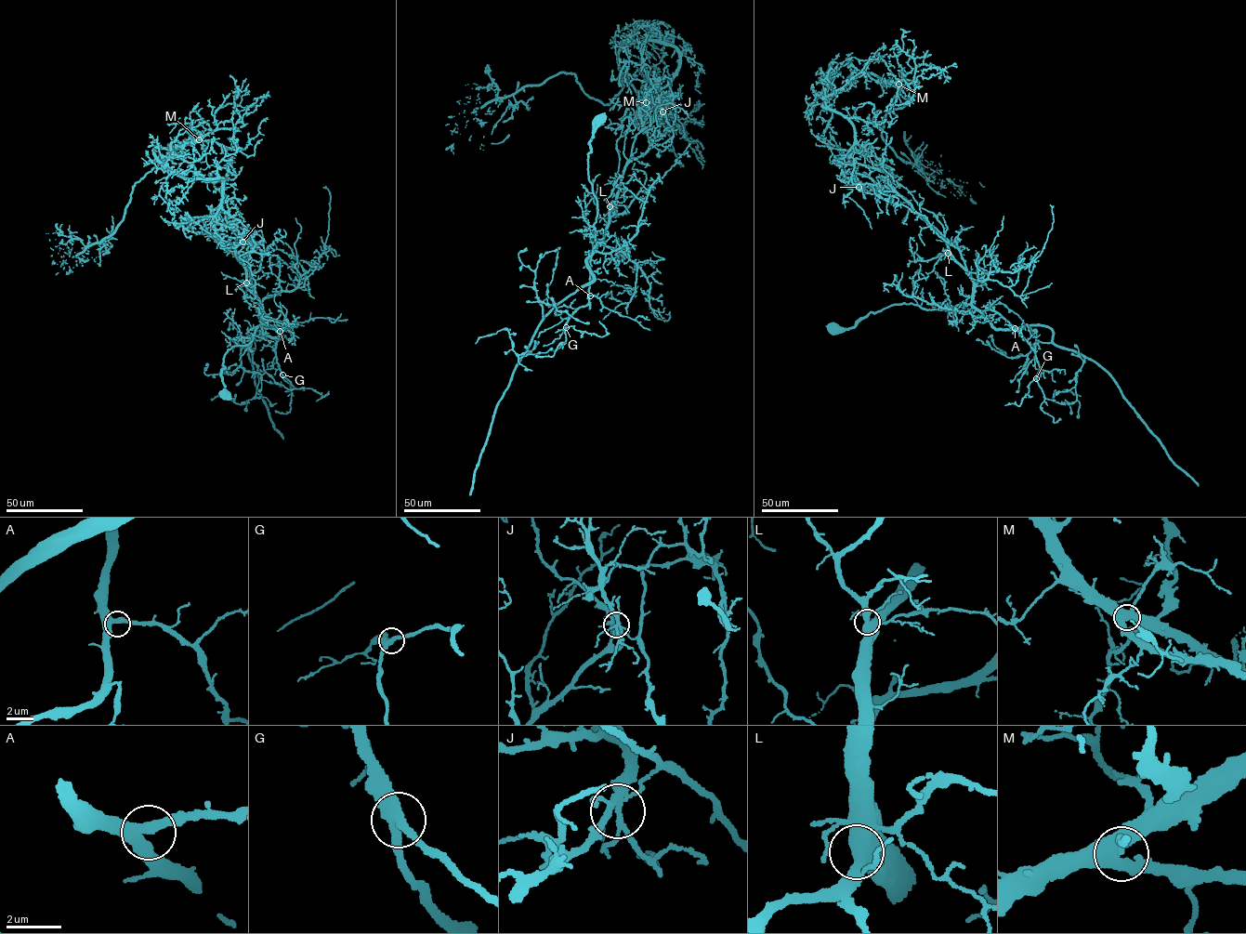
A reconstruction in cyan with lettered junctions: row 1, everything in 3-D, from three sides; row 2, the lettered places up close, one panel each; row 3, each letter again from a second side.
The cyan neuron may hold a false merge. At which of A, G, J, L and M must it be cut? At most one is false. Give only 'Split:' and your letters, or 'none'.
Split: J

